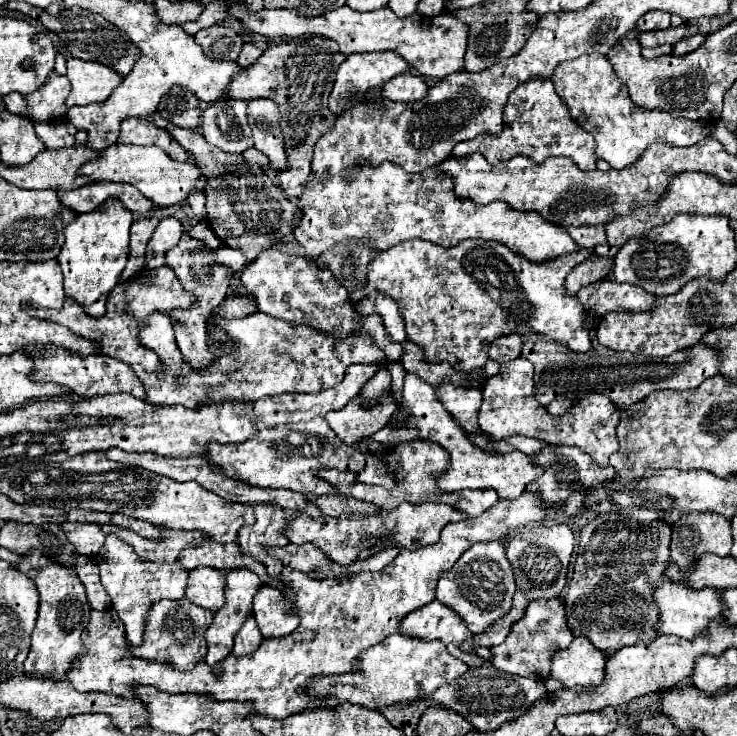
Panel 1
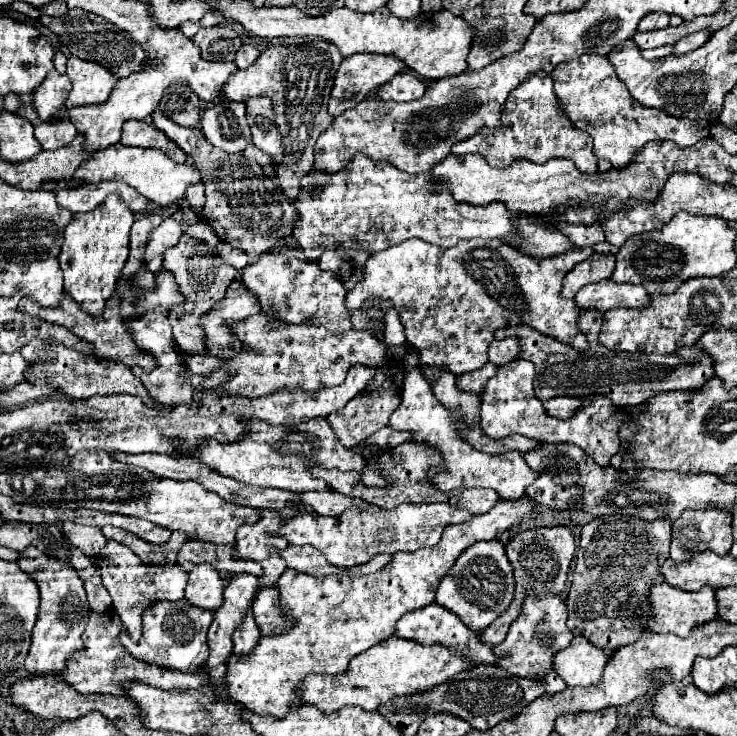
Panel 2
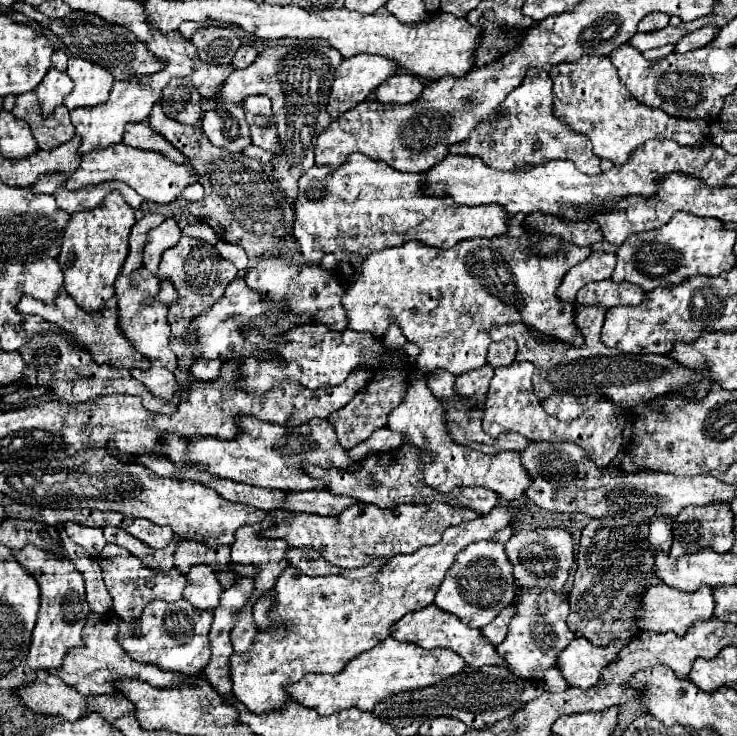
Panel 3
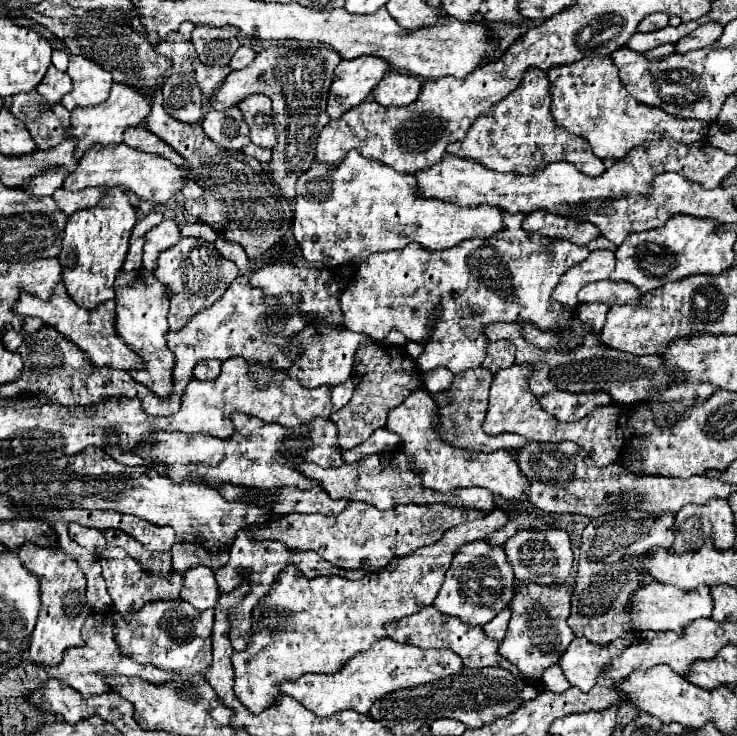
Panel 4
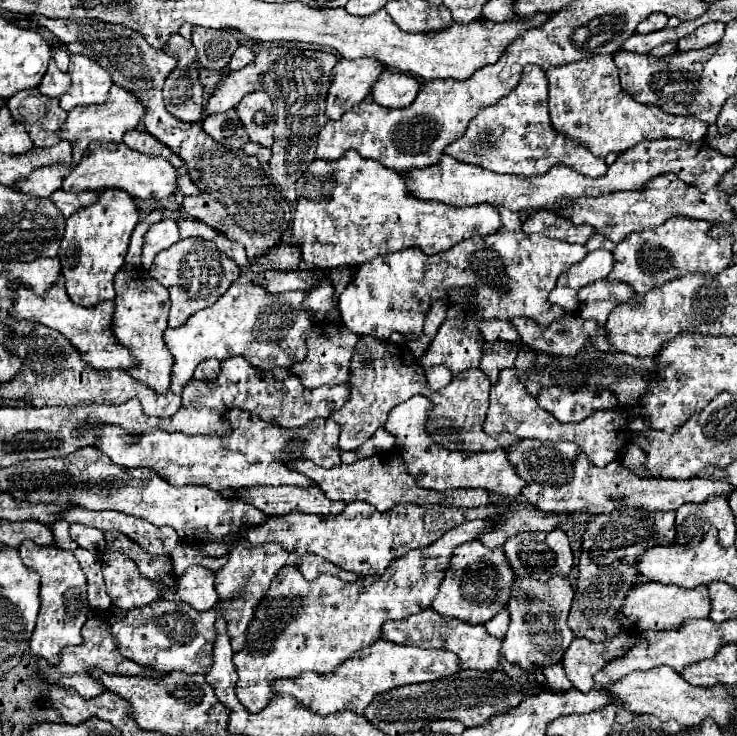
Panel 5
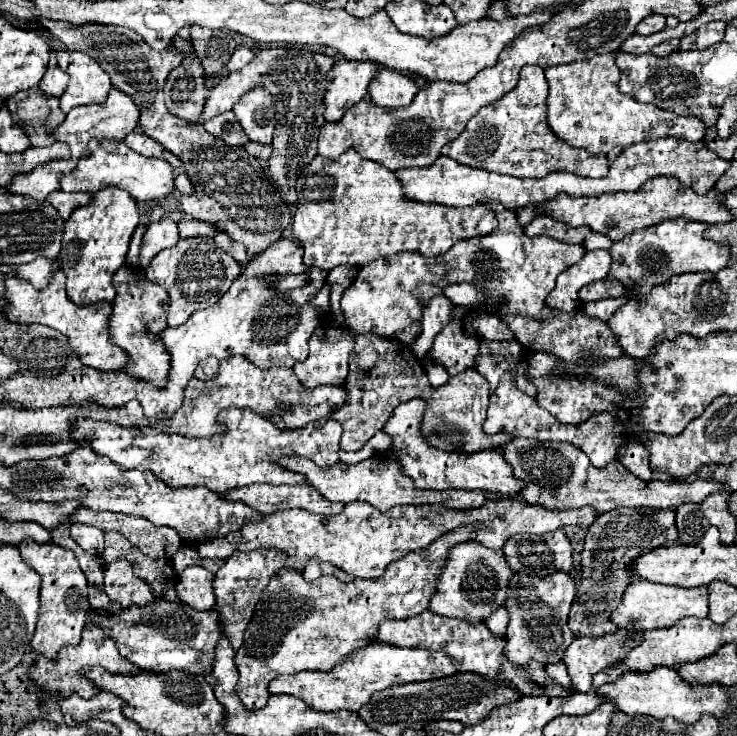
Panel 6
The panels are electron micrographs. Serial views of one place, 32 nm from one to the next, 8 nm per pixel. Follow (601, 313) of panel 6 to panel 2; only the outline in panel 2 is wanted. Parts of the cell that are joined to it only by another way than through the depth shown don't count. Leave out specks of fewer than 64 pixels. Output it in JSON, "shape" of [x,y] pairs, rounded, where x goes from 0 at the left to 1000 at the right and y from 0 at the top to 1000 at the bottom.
{"shape":[[[790,418],[784,442],[792,454],[798,454],[801,476],[784,478],[773,470],[749,462],[744,457],[733,457],[733,451],[722,451],[722,446],[700,443],[684,446],[673,451],[673,459],[703,457],[706,459],[706,486],[719,489],[727,497],[725,511],[725,533],[733,546],[744,546],[754,538],[776,538],[795,541],[801,535],[822,535],[836,552],[863,552],[877,546],[885,535],[901,530],[944,530],[955,514],[966,511],[966,489],[955,484],[950,495],[928,495],[917,481],[893,484],[893,481],[855,481],[825,476],[811,465],[811,448],[817,440],[817,427],[809,421]]]}

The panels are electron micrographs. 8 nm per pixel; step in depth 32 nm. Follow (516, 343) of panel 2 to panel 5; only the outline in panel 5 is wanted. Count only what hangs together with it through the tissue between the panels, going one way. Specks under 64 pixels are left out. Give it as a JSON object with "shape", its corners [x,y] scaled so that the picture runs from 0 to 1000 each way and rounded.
{"shape":[[[658,465],[657,486],[651,492],[651,503],[662,505],[668,522],[673,522],[676,505],[697,497],[697,486],[703,473],[695,465]]]}

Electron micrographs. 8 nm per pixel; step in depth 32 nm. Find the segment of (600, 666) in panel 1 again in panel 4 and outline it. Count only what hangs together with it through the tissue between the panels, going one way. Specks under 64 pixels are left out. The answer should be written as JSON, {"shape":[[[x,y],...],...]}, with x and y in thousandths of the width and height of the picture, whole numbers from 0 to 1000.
{"shape":[[[852,861],[849,867],[836,867],[830,875],[814,878],[803,875],[795,867],[779,867],[768,886],[760,891],[760,908],[771,927],[790,940],[798,940],[806,929],[817,908],[836,891],[844,889],[849,878],[855,878],[860,870],[860,861]]]}

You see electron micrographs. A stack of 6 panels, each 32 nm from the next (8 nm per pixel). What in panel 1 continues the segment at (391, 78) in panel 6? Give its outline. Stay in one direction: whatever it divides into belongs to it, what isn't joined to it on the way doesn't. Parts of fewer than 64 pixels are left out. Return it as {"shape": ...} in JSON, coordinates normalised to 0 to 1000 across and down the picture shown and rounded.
{"shape":[[[543,101],[526,109],[518,117],[518,130],[526,136],[540,136],[540,139],[559,139],[559,136],[573,136],[581,125],[581,114],[575,111],[573,103],[567,101]]]}

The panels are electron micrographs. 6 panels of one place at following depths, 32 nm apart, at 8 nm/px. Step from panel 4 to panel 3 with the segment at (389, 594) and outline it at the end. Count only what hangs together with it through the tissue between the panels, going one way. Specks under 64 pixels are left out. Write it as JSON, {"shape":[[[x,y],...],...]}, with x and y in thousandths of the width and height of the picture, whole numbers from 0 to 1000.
{"shape":[[[676,685],[668,690],[668,696],[649,701],[638,709],[621,712],[608,717],[600,726],[600,734],[589,742],[570,745],[554,755],[537,755],[526,766],[518,769],[513,780],[488,785],[488,788],[475,788],[469,783],[440,783],[440,785],[423,785],[415,780],[407,780],[402,772],[391,769],[372,802],[374,802],[374,815],[372,815],[372,842],[380,845],[372,851],[366,859],[350,859],[347,875],[331,886],[331,889],[315,889],[312,894],[312,924],[315,924],[315,946],[328,954],[339,967],[345,970],[361,970],[361,967],[380,967],[391,951],[396,951],[396,943],[391,940],[391,932],[407,927],[418,913],[448,913],[456,916],[469,908],[469,902],[486,891],[494,883],[507,880],[516,870],[529,864],[532,848],[543,842],[554,832],[573,829],[575,823],[583,823],[589,818],[592,802],[602,788],[602,780],[616,764],[616,755],[630,747],[635,739],[649,736],[649,734],[668,734],[673,723],[681,717],[700,712],[706,707],[706,690],[697,690],[692,685]]]}

